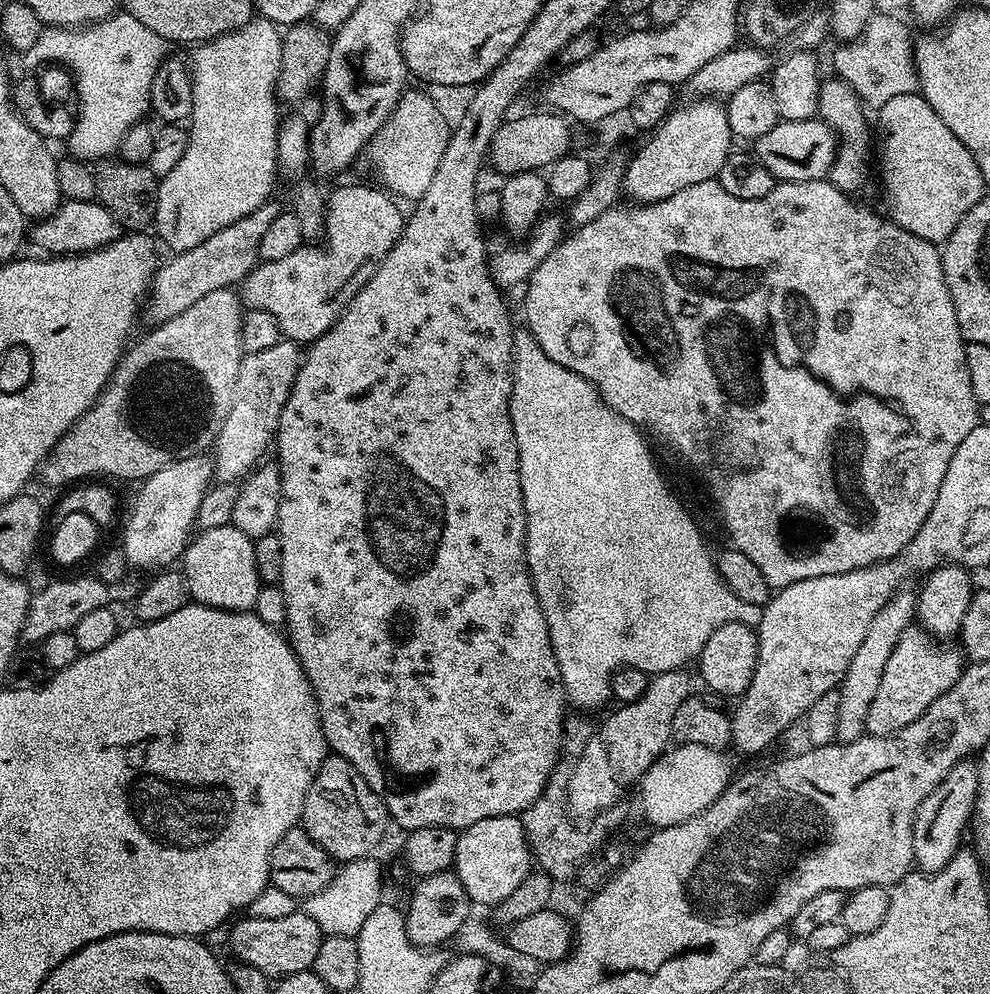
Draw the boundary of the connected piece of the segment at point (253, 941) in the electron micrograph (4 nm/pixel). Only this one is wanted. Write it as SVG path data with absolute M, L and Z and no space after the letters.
M303 910L286 914L286 918L258 918L251 914L245 920L237 919L232 933L228 936L228 944L237 961L254 966L254 970L262 970L269 978L283 978L290 974L298 974L311 969L314 958L318 955L318 946L322 946L325 934Z

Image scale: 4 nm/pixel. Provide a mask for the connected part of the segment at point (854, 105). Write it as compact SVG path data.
M825 79L820 86L818 98L818 116L836 133L836 157L834 158L827 179L838 190L849 194L860 194L874 176L874 132L868 129L868 116L865 105L851 85L844 79Z

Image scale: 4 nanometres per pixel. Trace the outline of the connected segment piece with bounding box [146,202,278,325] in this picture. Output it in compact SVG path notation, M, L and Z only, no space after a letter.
M269 202L258 206L254 214L246 214L246 218L238 218L238 222L230 222L226 230L218 230L218 234L210 234L206 242L198 242L194 250L175 253L171 258L159 265L151 285L146 293L146 316L152 319L153 325L164 324L170 318L182 314L182 310L194 306L198 298L210 294L213 290L232 288L239 285L256 269L260 260L258 242L262 242L262 234L266 234L270 222L274 222L278 208Z

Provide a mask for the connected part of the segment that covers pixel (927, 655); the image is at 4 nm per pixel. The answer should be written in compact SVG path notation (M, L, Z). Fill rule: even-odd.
M909 626L898 638L898 646L894 646L894 654L886 662L886 670L882 670L882 682L878 682L878 691L874 693L874 702L870 702L870 714L866 714L866 732L870 736L889 736L906 726L910 726L926 709L934 703L954 682L958 682L960 673L966 667L965 657L959 647L947 648L944 642L937 643L919 626Z

